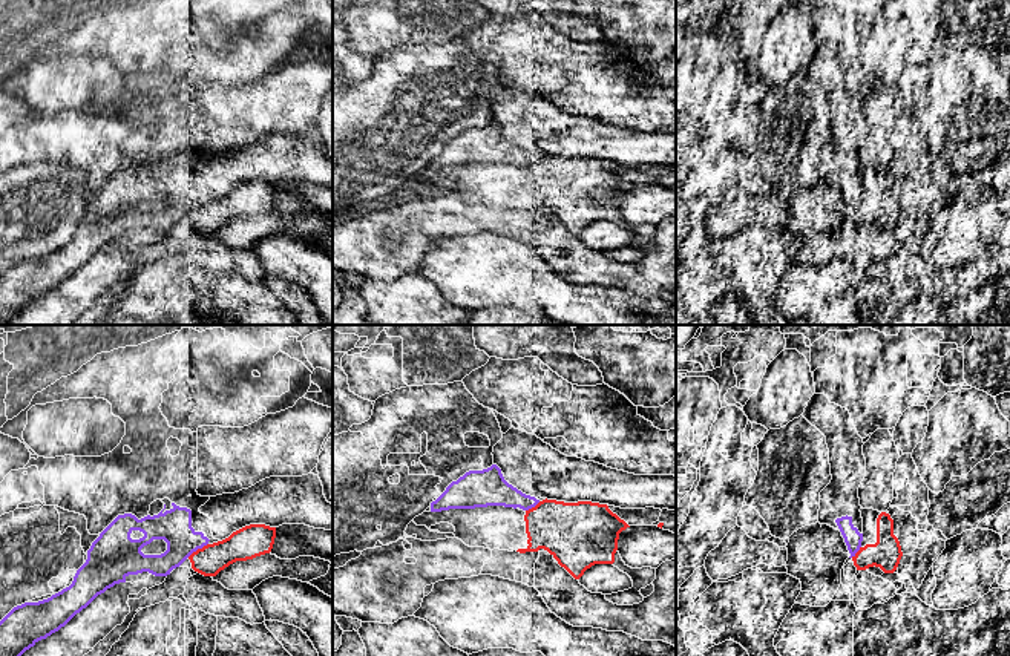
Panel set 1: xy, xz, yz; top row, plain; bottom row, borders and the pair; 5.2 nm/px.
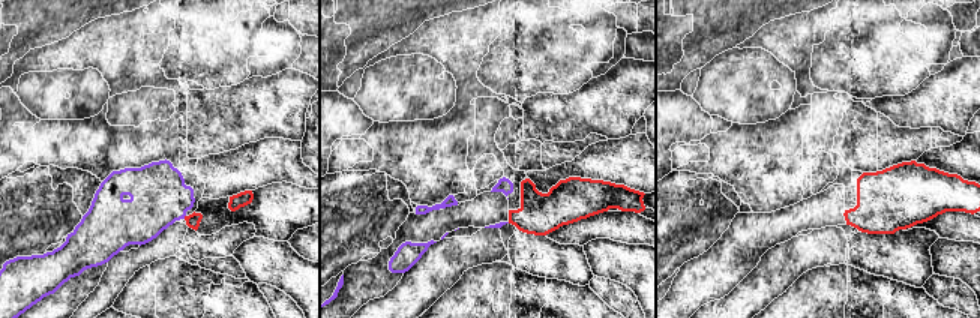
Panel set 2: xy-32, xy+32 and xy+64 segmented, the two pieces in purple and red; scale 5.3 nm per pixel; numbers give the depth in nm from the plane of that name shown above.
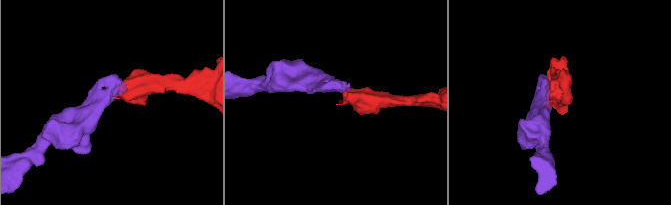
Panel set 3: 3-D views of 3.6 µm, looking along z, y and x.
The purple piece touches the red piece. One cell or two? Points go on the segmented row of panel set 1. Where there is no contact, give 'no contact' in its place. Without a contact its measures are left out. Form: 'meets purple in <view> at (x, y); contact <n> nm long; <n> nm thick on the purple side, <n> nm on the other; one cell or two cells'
meets purple in xy at (196, 549); contact 130 nm long; 180 nm thick on the purple side, 160 nm on the other; two cells

